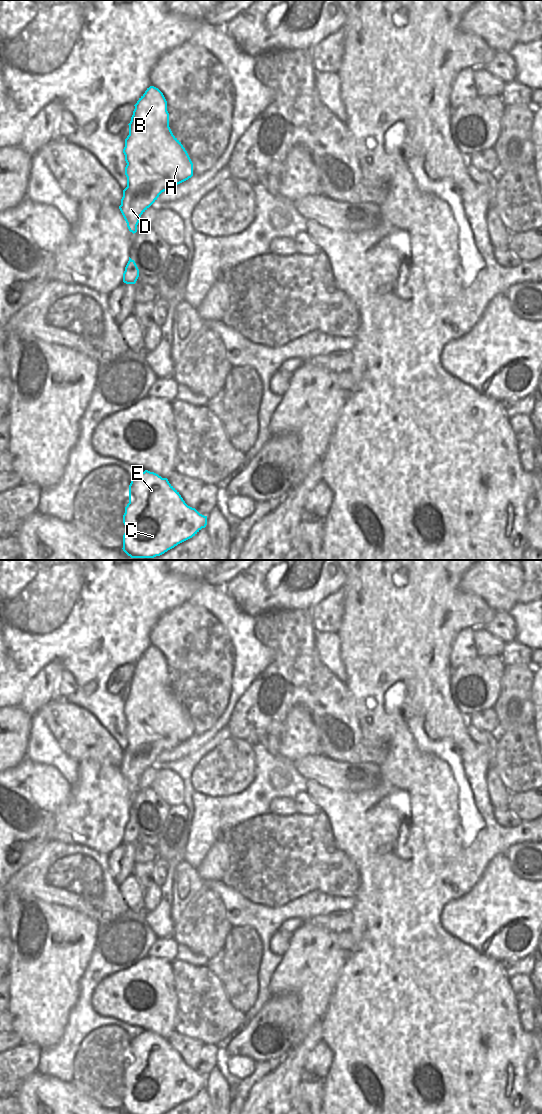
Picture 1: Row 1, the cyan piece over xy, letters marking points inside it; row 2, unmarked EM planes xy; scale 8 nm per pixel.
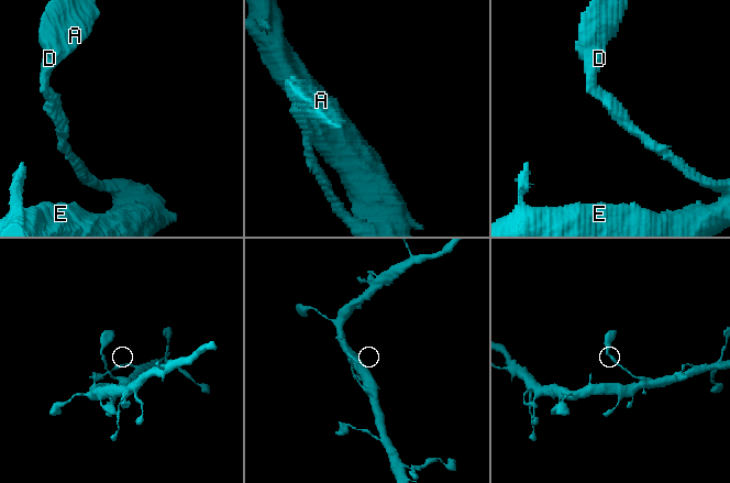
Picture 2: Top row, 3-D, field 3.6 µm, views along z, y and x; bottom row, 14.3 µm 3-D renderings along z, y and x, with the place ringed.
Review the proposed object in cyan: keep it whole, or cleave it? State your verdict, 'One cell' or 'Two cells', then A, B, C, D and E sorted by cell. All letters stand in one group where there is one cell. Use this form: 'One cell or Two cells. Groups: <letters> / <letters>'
One cell. Groups: A B C D E.

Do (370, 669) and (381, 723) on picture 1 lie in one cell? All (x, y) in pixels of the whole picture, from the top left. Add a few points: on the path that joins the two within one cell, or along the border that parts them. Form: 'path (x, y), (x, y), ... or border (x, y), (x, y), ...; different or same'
path (377, 682), (381, 687), (381, 710); same

